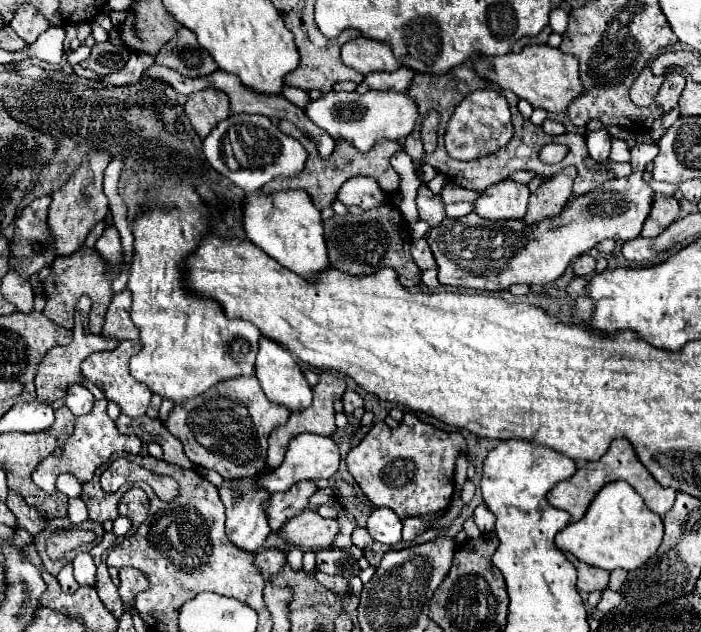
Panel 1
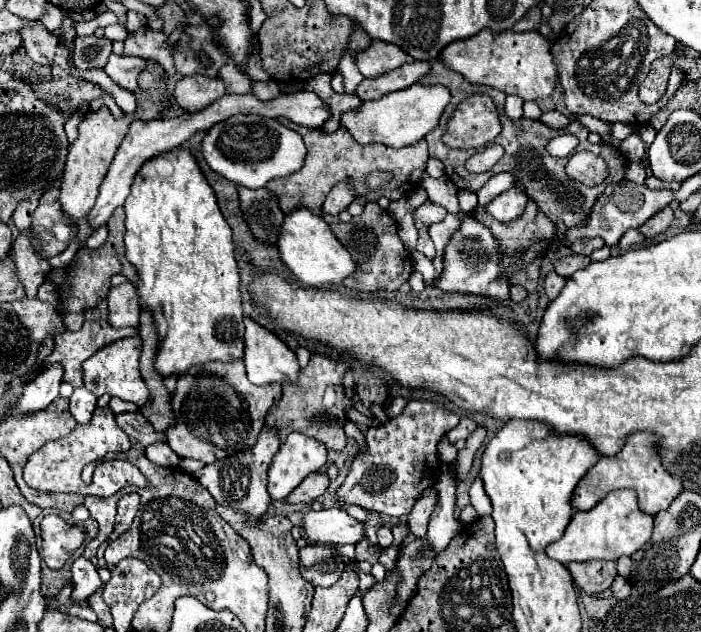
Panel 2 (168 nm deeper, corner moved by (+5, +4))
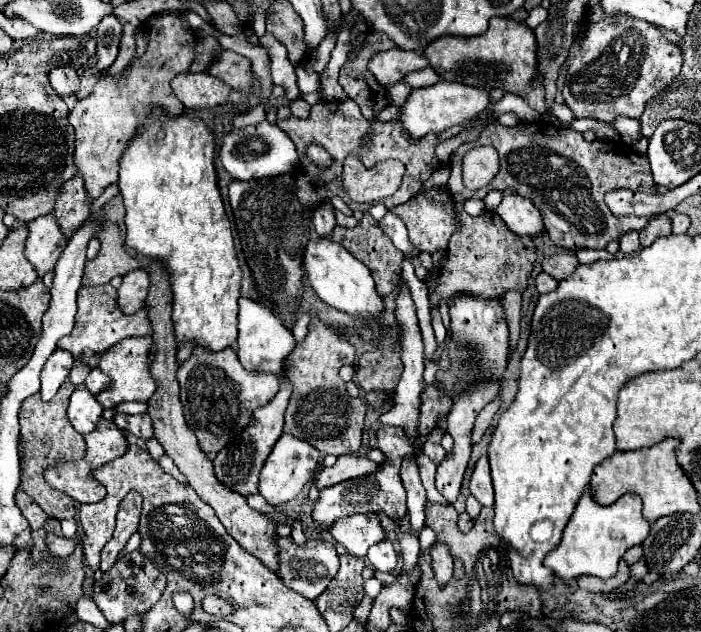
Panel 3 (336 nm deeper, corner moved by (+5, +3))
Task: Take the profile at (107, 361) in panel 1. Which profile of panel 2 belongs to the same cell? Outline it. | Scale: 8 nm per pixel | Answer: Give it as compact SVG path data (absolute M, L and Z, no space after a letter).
M138 335L124 337L112 345L106 345L104 349L96 351L96 355L88 357L88 361L84 361L84 365L82 365L84 387L88 387L96 397L106 393L110 397L130 401L138 409L142 409L144 403L148 401L148 387L144 385L144 379L140 377L140 369L138 369L140 351L142 351L142 341Z

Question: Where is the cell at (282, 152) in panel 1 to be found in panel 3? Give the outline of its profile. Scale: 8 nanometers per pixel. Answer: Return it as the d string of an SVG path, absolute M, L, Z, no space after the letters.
M266 120L260 122L258 126L248 126L244 130L228 132L222 140L220 160L224 168L230 172L230 176L236 180L252 180L252 178L256 180L264 176L278 176L278 174L296 170L298 166L298 154L296 154L294 142L276 124L270 124Z

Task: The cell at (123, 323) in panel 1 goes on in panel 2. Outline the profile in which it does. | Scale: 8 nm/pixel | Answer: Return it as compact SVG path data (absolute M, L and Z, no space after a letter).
M132 283L110 287L106 301L108 301L108 321L114 329L138 325L140 305L138 305L136 289Z

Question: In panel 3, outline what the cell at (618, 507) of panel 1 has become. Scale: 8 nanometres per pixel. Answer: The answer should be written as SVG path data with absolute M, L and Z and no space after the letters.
M586 490L564 528L558 548L544 558L544 566L562 580L574 580L578 576L596 576L606 580L616 574L624 552L636 544L642 544L648 532L650 524L642 518L642 500L638 494L626 494L610 506L600 506L594 502L592 492Z

